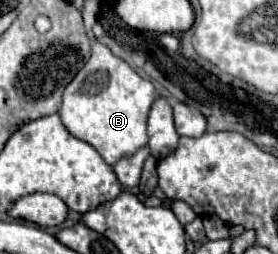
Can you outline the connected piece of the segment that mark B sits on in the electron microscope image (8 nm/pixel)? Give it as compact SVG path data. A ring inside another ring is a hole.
M95 36L91 42L93 54L67 84L59 116L75 138L91 144L107 164L115 164L119 158L135 154L147 144L147 116L157 94L151 80L141 78L125 60L117 58L107 46L99 44Z

